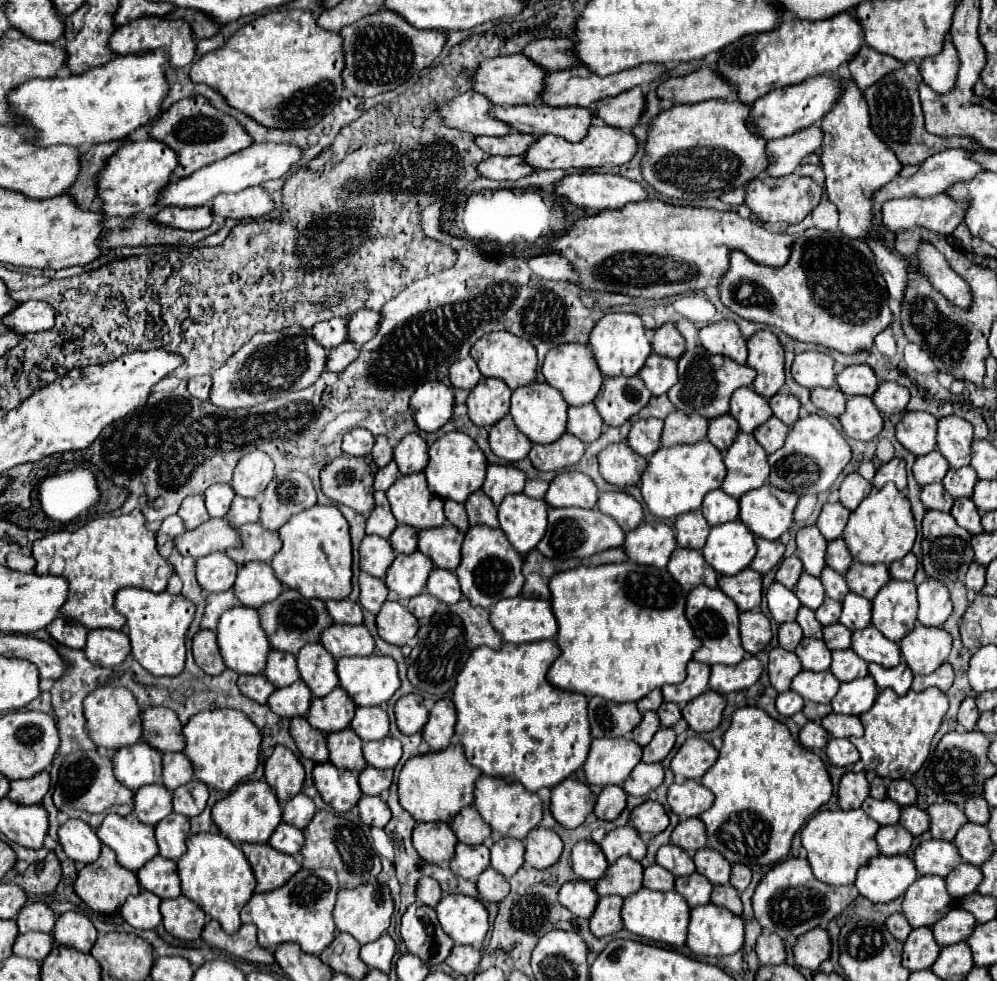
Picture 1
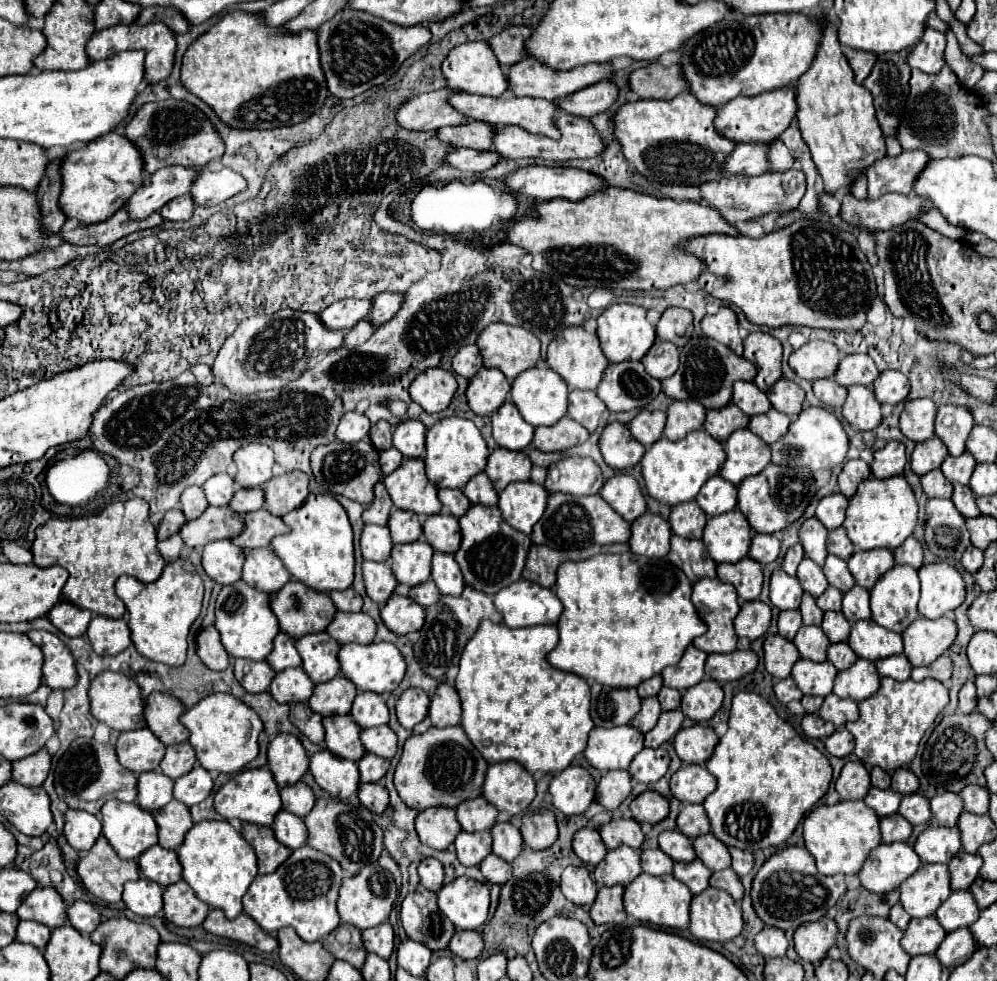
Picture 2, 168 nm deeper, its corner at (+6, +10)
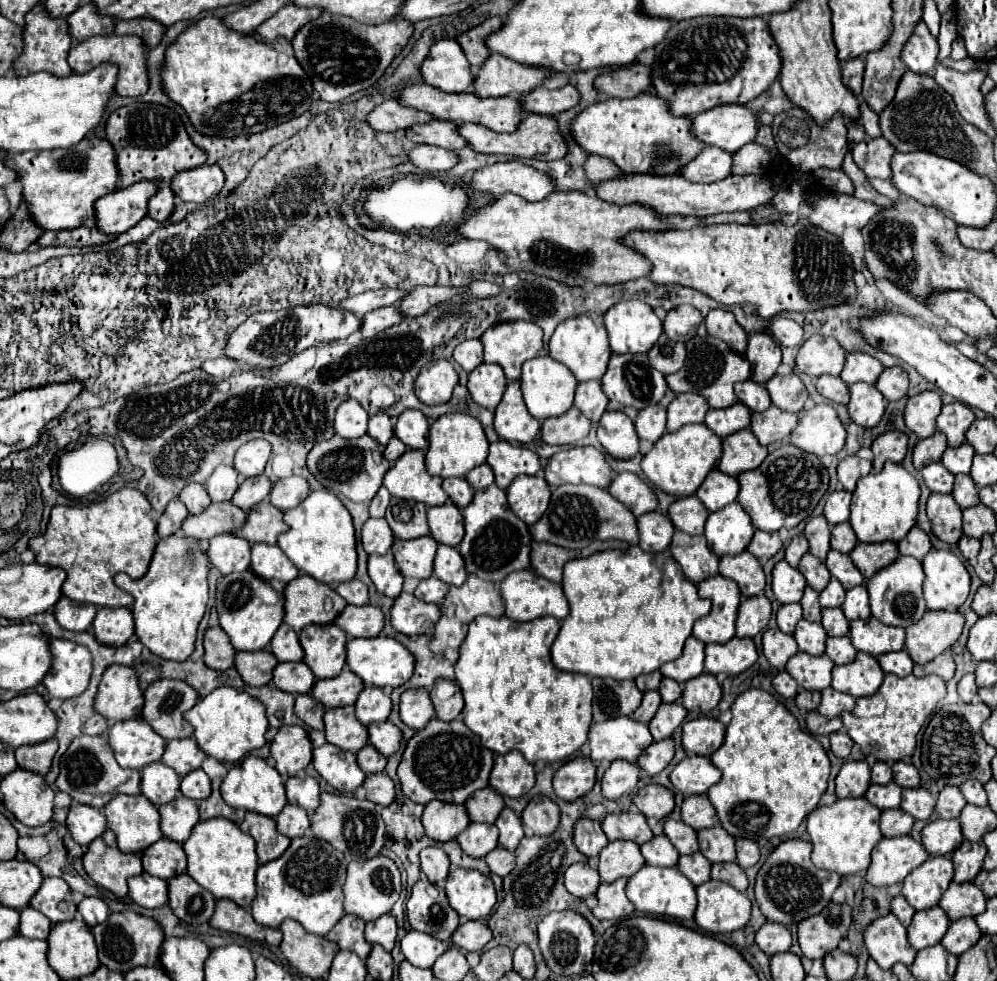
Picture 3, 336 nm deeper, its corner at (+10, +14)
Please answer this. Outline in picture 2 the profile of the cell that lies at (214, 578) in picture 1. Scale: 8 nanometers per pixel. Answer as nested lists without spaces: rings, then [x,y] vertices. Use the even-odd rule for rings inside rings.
[[[231,540],[211,542],[203,550],[203,570],[217,584],[233,584],[241,580],[241,566],[245,562],[245,552],[235,548]]]

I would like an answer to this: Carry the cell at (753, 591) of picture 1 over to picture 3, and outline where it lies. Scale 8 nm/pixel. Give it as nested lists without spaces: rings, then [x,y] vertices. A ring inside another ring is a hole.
[[[741,552],[735,556],[723,556],[719,560],[721,574],[737,582],[745,598],[757,596],[765,588],[765,574],[759,560],[751,552]]]

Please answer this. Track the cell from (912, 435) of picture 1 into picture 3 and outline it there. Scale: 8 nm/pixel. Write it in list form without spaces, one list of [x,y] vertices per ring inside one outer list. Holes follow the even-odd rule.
[[[921,392],[909,398],[905,408],[905,426],[919,438],[931,436],[937,430],[935,418],[939,416],[941,406],[943,402],[939,392]]]

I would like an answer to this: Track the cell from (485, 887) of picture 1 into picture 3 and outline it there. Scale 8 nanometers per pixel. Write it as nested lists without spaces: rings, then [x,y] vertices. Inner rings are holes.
[[[497,846],[495,850],[491,850],[487,856],[485,856],[485,862],[489,864],[491,872],[493,874],[499,874],[499,876],[507,876],[513,868],[515,868],[515,854]]]

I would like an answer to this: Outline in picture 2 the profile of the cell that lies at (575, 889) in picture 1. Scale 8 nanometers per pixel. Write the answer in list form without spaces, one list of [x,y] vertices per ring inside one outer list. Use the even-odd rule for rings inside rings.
[[[567,866],[561,874],[561,892],[577,906],[591,906],[599,886],[583,866]]]

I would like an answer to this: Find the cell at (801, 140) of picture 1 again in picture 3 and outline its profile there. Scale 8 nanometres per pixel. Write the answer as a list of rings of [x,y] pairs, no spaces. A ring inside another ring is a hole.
[[[703,148],[695,160],[679,168],[679,174],[691,182],[723,180],[731,174],[731,160],[733,156],[719,152],[719,148]]]

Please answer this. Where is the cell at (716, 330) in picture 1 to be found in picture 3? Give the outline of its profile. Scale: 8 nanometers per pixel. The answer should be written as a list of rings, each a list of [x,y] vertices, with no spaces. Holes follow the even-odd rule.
[[[721,308],[711,310],[705,318],[705,326],[707,326],[707,332],[711,336],[725,340],[733,352],[745,354],[747,332],[737,324],[735,316],[729,310],[721,310]]]

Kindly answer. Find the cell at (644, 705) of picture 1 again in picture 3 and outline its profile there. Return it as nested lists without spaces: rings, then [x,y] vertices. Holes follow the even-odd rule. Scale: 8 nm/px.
[[[659,670],[651,672],[651,674],[643,674],[643,676],[639,676],[637,680],[635,680],[637,688],[644,693],[650,690],[656,690],[659,687],[661,682],[661,672]]]

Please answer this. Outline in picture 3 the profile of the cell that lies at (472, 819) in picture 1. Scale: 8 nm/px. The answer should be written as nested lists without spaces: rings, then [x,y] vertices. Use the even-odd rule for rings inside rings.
[[[487,786],[487,788],[475,792],[475,796],[471,796],[465,806],[467,806],[469,818],[473,822],[493,824],[497,820],[497,816],[501,814],[501,810],[505,808],[505,802],[499,792],[495,792],[493,788]]]

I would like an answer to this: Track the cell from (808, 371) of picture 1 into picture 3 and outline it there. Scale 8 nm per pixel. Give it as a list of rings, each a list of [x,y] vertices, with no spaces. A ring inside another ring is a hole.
[[[811,336],[799,348],[797,354],[797,370],[809,376],[839,376],[845,364],[845,350],[843,346],[831,336]]]

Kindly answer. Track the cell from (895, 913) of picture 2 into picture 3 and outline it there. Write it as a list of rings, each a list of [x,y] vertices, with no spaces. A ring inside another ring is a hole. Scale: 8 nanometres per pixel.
[[[899,894],[899,896],[895,896],[895,900],[891,902],[891,912],[899,918],[899,922],[903,924],[903,926],[909,926],[911,924],[911,918],[913,918],[913,914],[915,914],[915,908],[911,908],[909,904],[907,904],[907,900],[905,900],[905,896],[903,894]]]

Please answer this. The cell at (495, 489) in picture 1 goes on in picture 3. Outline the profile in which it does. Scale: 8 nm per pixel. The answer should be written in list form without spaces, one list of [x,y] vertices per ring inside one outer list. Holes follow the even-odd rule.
[[[497,440],[489,446],[487,464],[493,468],[495,482],[499,488],[507,490],[507,486],[521,474],[537,474],[541,468],[535,452],[523,446],[513,446],[511,442]]]

